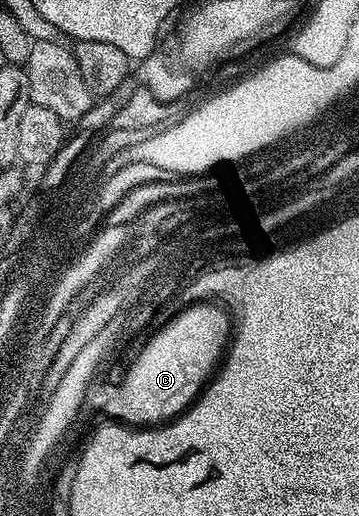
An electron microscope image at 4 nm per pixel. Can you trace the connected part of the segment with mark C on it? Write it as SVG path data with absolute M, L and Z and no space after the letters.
M193 303L169 322L161 323L155 329L157 332L138 348L142 353L142 374L136 374L136 400L122 400L115 419L128 426L160 426L179 416L200 395L213 375L216 352L226 345L225 331L228 327L229 313L219 303Z

